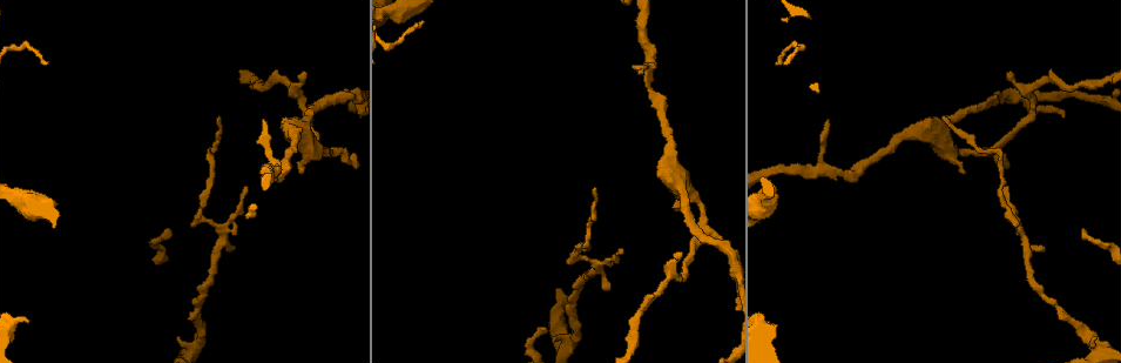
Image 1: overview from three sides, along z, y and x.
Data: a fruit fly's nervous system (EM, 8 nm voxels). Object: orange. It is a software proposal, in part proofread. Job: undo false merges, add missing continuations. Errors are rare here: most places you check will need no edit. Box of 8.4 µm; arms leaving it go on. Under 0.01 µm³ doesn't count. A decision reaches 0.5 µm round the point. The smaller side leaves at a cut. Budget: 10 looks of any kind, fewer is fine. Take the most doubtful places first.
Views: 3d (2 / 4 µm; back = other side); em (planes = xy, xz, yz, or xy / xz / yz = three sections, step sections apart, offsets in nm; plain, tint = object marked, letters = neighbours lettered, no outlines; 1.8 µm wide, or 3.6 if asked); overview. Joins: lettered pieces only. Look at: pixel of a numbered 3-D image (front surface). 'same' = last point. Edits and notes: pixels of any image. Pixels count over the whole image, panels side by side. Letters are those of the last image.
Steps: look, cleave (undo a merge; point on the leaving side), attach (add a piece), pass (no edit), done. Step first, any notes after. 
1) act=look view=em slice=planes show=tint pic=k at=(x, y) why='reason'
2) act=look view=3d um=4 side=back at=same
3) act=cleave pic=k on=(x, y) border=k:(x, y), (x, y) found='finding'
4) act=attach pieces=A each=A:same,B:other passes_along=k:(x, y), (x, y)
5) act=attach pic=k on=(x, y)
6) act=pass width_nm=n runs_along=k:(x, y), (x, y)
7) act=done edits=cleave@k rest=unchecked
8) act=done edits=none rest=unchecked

act=look view=em um=3.6 slice=planes show=letters pic=1 at=(220, 230) why='arms part here'

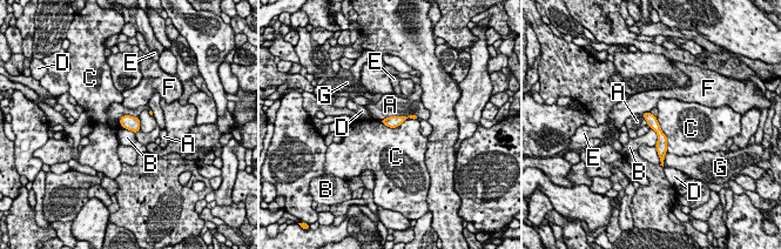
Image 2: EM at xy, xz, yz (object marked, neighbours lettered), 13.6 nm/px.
act=pass each=A:other,B:other,C:other,D:other,E:other,F:other,G:other border=2:(650, 127), (657, 134), (655, 146) found='all the same neuron'

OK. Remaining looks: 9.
act=look view=em slice=xy step=16 show=letters pic=1 at=(275, 169) why='three-way junction'

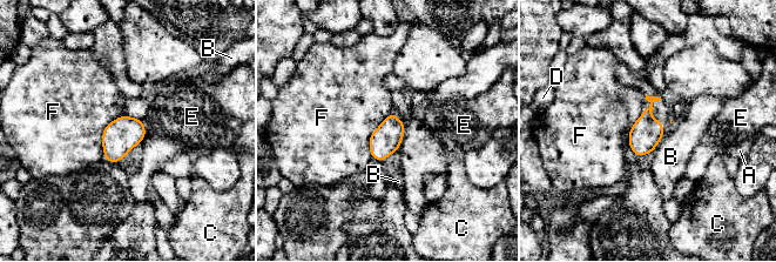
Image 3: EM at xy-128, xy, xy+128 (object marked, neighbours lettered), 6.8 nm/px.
act=pass each=A:other,B:other,C:other,D:other,E:other,F:other border=3:(122, 115), (105, 127), (102, 154) found='continuous, no second neuron'

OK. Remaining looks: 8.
act=look view=em slice=planes show=plain pic=1 at=(593, 189) why='tapers out'

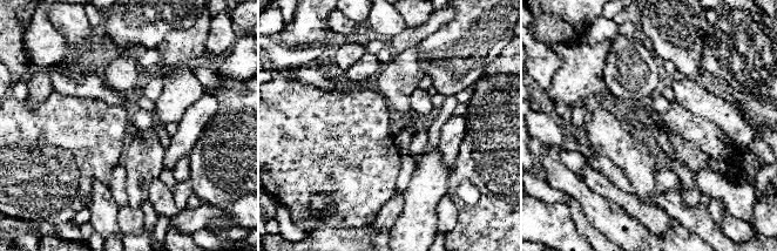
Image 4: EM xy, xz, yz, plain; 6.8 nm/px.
act=look view=em slice=planes show=letters at=same

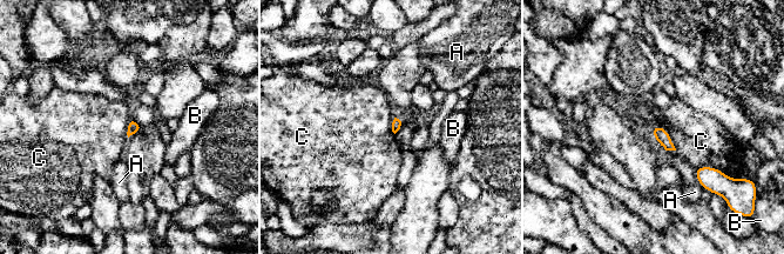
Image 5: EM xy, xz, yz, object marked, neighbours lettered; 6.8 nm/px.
act=pass each=A:other,B:other,C:other found='no lettered piece goes on from it'

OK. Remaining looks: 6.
act=look view=3d um=2 pic=1 at=(681, 254) why='branch stops here'

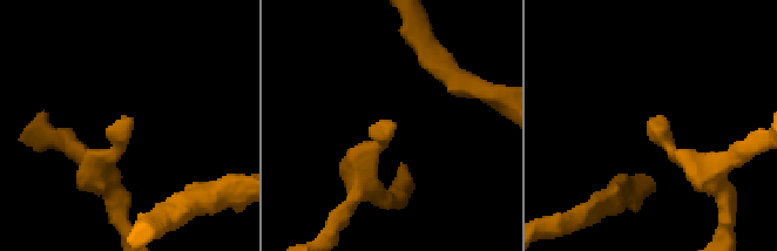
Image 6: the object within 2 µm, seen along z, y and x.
act=look view=em slice=xy step=4 show=letters pic=6 at=(391, 122) why='now the EM'

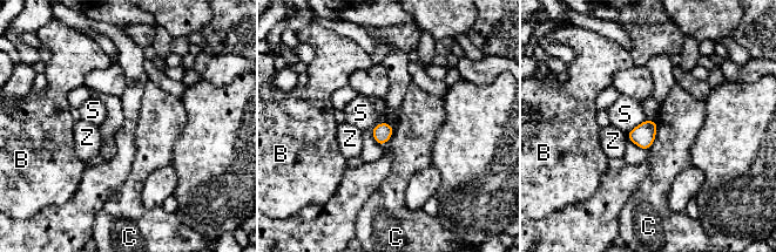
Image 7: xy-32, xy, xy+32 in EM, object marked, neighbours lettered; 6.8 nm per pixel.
act=look view=em slice=planes show=letters at=same why='another direction'

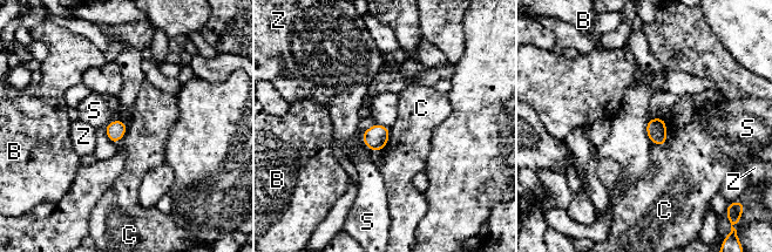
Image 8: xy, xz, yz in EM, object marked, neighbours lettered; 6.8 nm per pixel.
act=pass each=B:other,C:other,S:other,Z:other border=8:(666, 127), (664, 145), (650, 142) found='none of them fits'

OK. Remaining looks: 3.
act=done edits=none rest=unchecked

